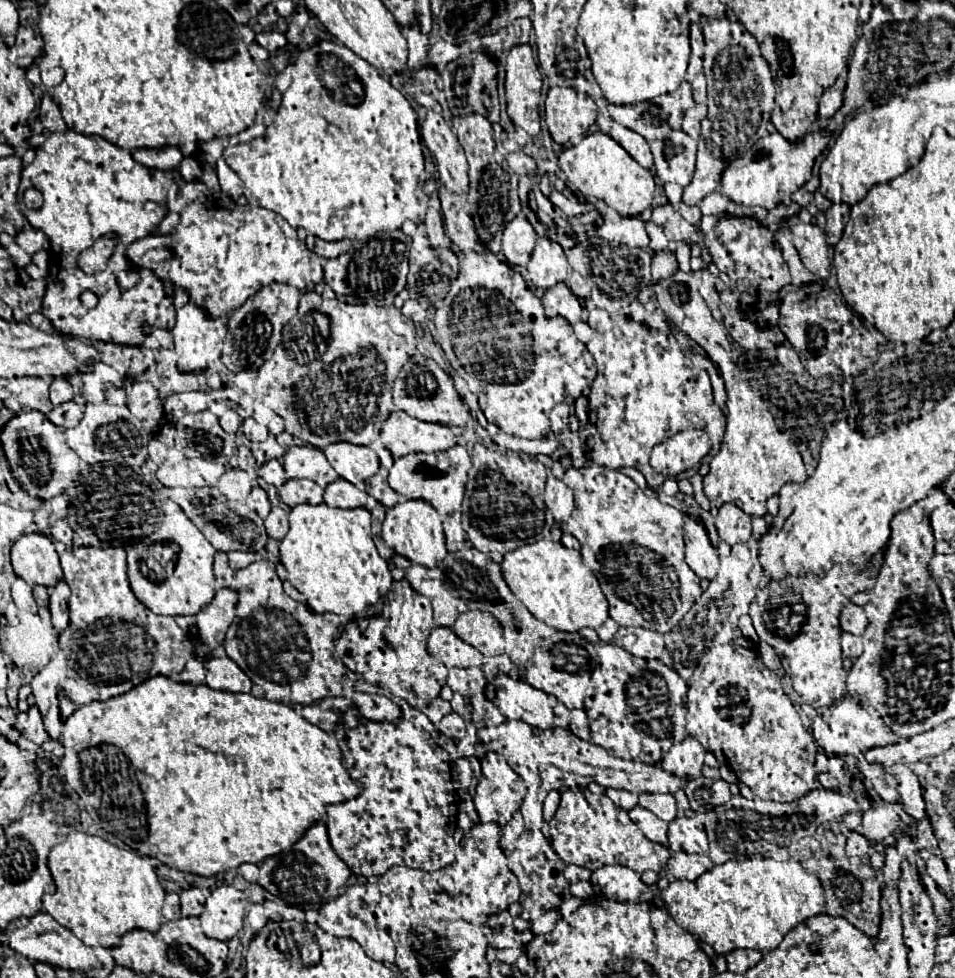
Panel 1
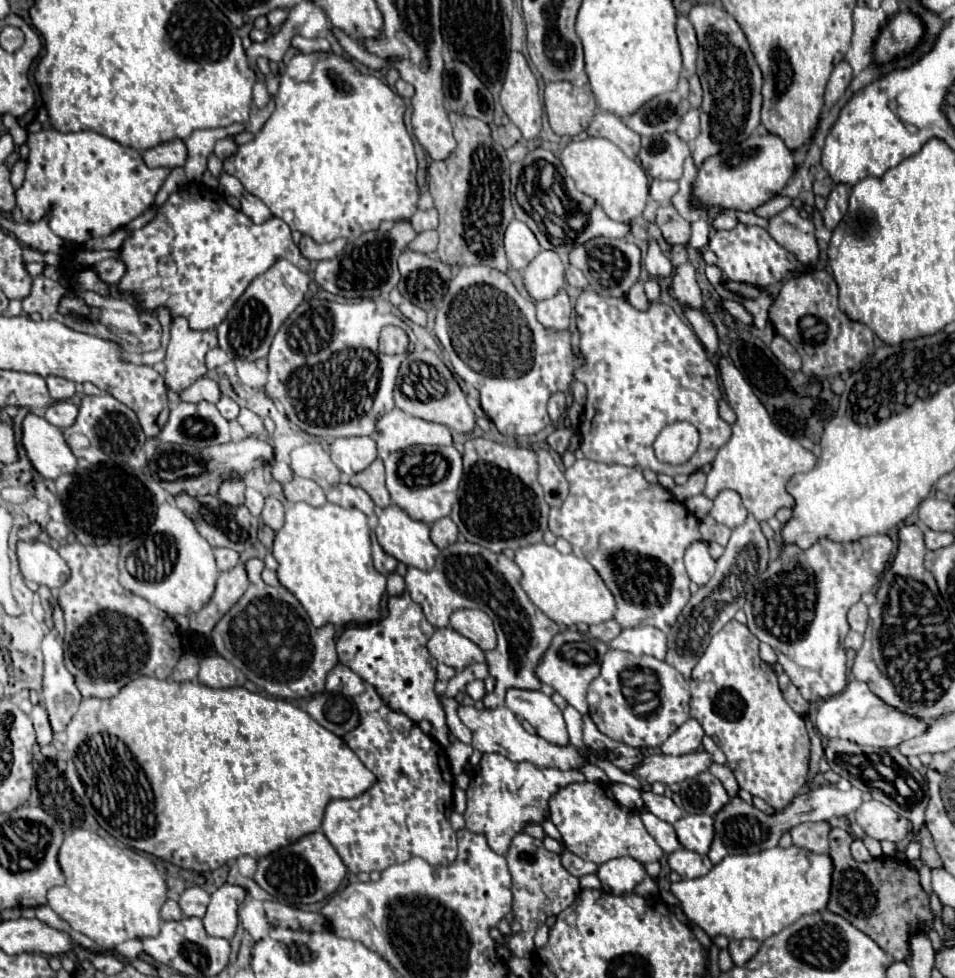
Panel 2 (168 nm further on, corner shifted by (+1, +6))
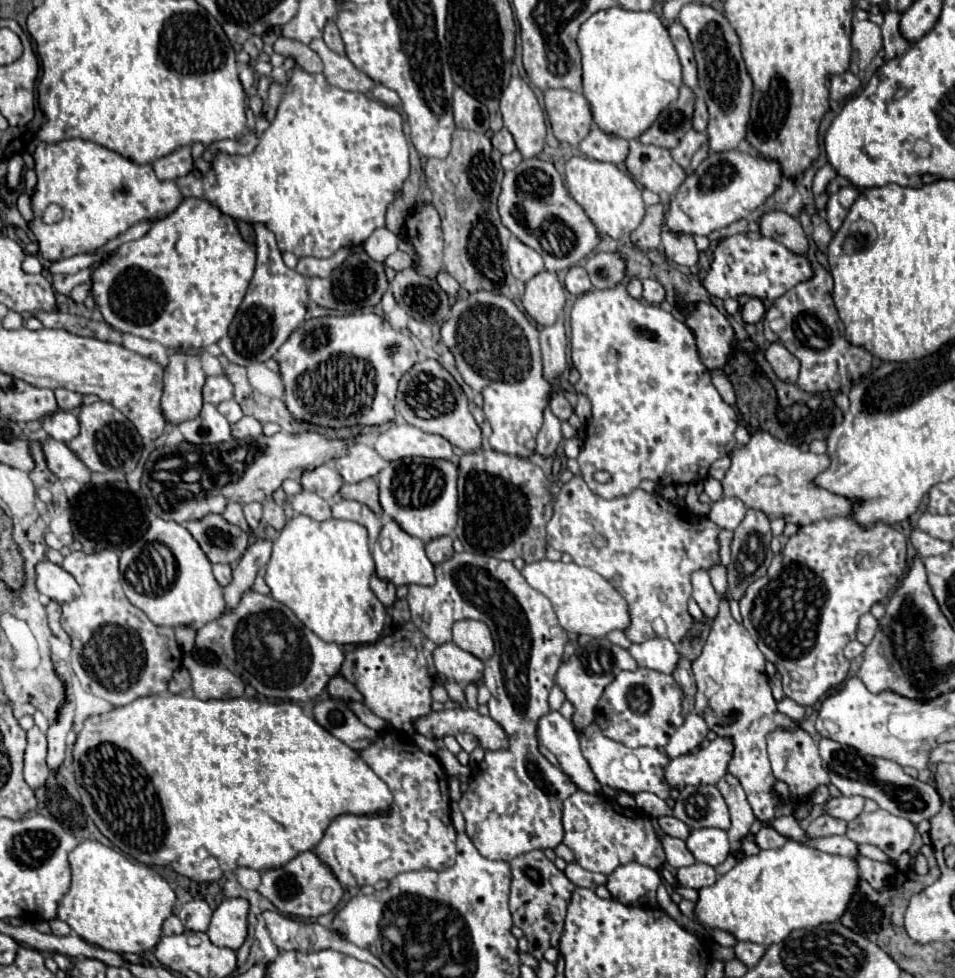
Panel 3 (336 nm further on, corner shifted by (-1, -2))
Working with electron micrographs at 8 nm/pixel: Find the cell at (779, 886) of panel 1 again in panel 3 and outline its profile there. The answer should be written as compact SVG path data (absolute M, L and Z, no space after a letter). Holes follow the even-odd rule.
M789 840L777 850L761 850L755 856L745 856L727 874L719 876L713 886L699 890L699 900L695 902L697 920L711 930L725 930L733 934L739 942L755 942L771 946L773 942L785 940L793 930L817 928L823 922L835 922L841 918L851 892L859 880L859 868L855 858L825 854L821 850L809 848L801 842Z

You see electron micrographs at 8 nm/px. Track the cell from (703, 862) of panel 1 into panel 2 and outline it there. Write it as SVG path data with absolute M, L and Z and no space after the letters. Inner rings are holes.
M685 848L669 854L669 866L681 878L699 878L699 876L705 876L713 868L713 864L707 856L699 856Z

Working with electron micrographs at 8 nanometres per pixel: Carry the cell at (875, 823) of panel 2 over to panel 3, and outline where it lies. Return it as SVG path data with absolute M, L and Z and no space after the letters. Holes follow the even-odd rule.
M863 812L847 824L847 836L857 844L873 844L889 858L899 858L907 852L915 838L915 824L889 812Z

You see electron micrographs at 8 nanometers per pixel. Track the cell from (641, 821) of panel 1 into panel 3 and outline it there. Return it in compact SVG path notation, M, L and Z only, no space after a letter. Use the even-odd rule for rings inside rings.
M657 834L659 842L663 844L663 850L667 854L667 862L673 866L673 868L683 868L683 866L691 866L695 862L693 854L687 850L685 842L679 840L679 838L673 838L673 836L667 836L667 834Z

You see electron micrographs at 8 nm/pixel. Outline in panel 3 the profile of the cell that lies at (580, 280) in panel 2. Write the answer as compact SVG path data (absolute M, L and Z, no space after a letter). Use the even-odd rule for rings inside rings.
M573 266L569 268L567 272L567 278L565 278L565 286L571 294L579 296L579 294L585 294L591 290L591 282L589 282L589 276L587 272L581 268L581 266Z

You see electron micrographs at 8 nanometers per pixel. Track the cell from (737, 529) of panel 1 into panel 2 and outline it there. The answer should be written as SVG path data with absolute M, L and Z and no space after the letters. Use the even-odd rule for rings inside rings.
M725 490L725 492L719 492L717 498L713 500L711 516L719 524L735 528L735 526L739 526L739 524L745 522L747 512L745 512L745 506L741 504L741 496L737 496L737 492Z

